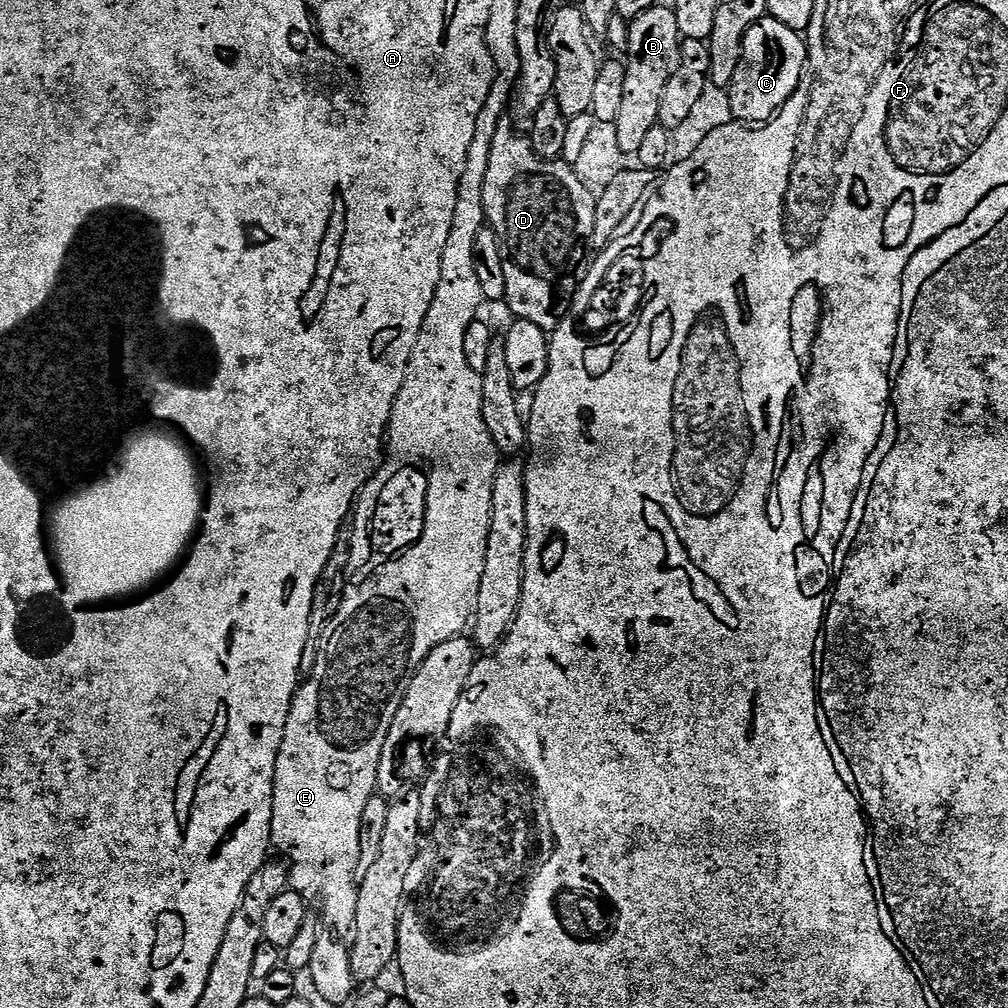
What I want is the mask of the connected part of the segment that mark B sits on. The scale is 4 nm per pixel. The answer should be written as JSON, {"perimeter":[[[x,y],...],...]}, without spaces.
{"perimeter":[[[657,6],[646,10],[628,25],[628,51],[626,53],[626,94],[622,94],[622,110],[618,110],[615,125],[618,144],[625,154],[634,154],[646,139],[646,134],[658,123],[658,106],[662,90],[680,65],[678,18],[671,7]]]}

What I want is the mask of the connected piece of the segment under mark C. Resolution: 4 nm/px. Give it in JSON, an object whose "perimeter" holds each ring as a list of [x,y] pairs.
{"perimeter":[[[767,15],[761,18],[757,24],[750,26],[750,30],[744,39],[744,49],[738,70],[732,79],[731,88],[727,89],[728,108],[732,111],[731,119],[749,126],[763,126],[784,107],[786,101],[799,91],[800,78],[805,77],[808,63],[808,45],[805,37],[799,32],[790,30],[790,26],[782,26],[773,16]]]}

